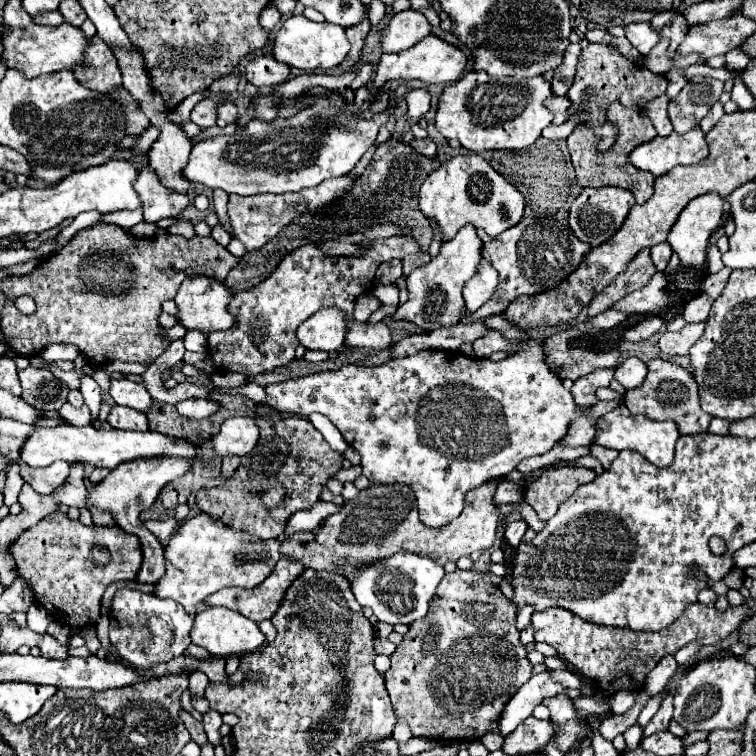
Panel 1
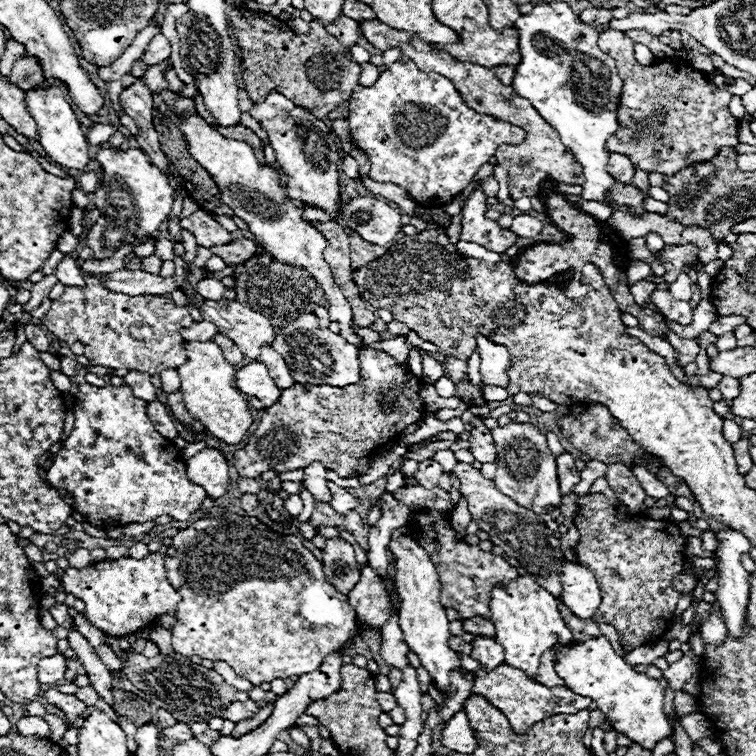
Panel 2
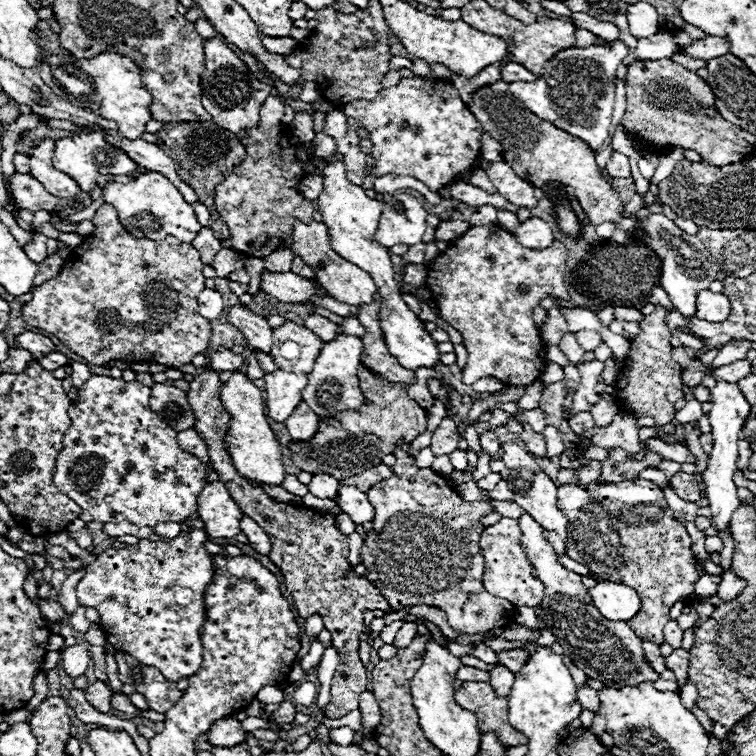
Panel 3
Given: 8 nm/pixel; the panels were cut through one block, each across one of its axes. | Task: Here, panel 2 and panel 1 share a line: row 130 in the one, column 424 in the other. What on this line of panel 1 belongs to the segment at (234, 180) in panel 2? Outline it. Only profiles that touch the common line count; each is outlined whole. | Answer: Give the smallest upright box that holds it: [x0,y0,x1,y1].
[420,154,524,242]

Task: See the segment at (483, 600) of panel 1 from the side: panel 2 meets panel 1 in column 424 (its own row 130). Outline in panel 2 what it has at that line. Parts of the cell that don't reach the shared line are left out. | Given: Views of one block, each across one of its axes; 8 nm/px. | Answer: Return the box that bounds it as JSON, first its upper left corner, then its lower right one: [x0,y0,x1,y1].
[598,30,738,176]

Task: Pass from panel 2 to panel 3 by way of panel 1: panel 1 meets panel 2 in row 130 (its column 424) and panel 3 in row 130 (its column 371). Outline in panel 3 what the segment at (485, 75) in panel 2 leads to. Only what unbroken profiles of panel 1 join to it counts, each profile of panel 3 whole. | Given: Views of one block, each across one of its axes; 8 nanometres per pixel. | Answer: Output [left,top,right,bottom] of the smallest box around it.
[468,80,624,226]

